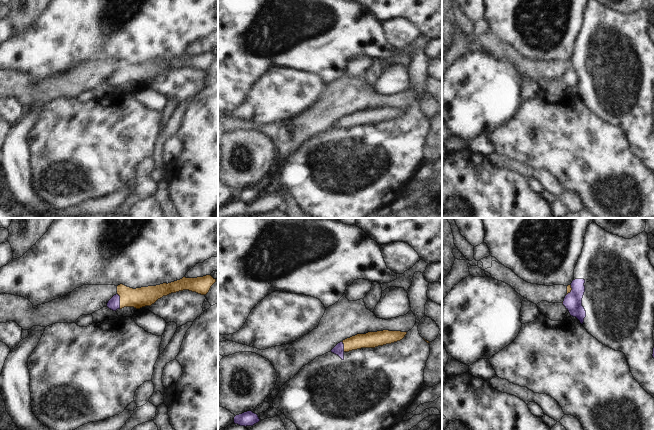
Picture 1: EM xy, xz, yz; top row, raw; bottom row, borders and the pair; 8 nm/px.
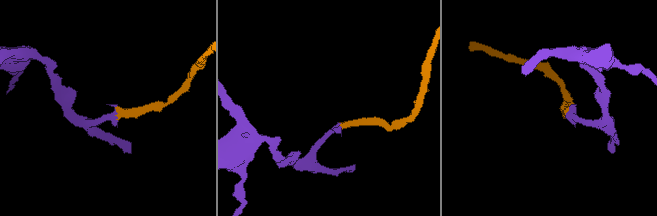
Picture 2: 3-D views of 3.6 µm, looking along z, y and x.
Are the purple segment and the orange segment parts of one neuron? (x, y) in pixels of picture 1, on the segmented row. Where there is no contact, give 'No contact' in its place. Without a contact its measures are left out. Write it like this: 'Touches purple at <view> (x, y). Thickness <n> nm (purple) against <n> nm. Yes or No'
Touches purple at xy (119, 301). Thickness 100 nm (purple) against 160 nm. Yes

